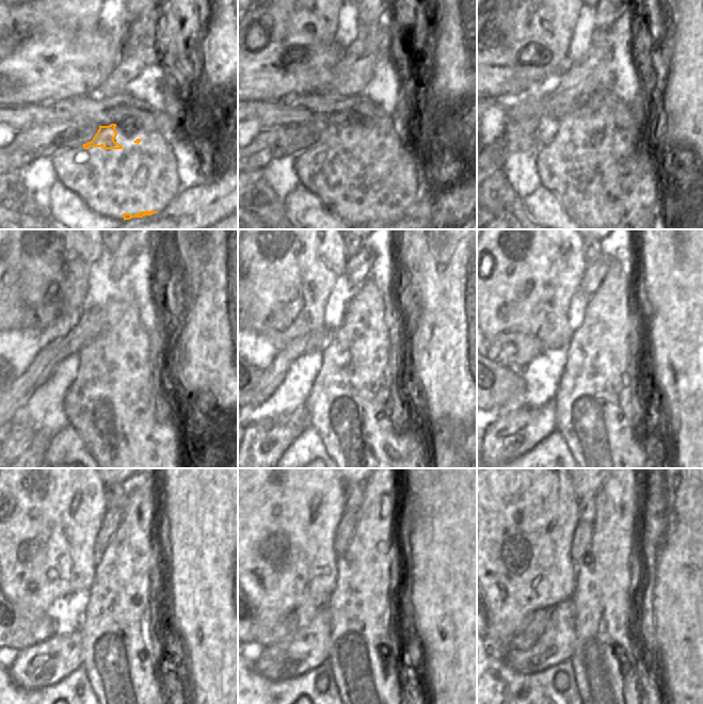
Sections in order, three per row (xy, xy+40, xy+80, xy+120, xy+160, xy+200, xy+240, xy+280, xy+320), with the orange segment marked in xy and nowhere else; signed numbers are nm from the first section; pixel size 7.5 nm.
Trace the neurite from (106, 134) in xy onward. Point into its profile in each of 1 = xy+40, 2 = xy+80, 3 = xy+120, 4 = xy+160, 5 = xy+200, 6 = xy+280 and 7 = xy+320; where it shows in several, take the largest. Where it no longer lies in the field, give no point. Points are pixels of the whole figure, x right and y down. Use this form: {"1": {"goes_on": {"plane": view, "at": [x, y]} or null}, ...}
{"1": {"goes_on": {"plane": "xy+40", "at": [339, 137]}}, "2": {"goes_on": {"plane": "xy+80", "at": [577, 129]}}, "3": {"goes_on": {"plane": "xy+120", "at": [97, 357]}}, "4": {"goes_on": {"plane": "xy+160", "at": [342, 346]}}, "5": {"goes_on": {"plane": "xy+200", "at": [584, 344]}}, "6": {"goes_on": {"plane": "xy+280", "at": [378, 512]}}, "7": {"goes_on": {"plane": "xy+320", "at": [616, 512]}}}

